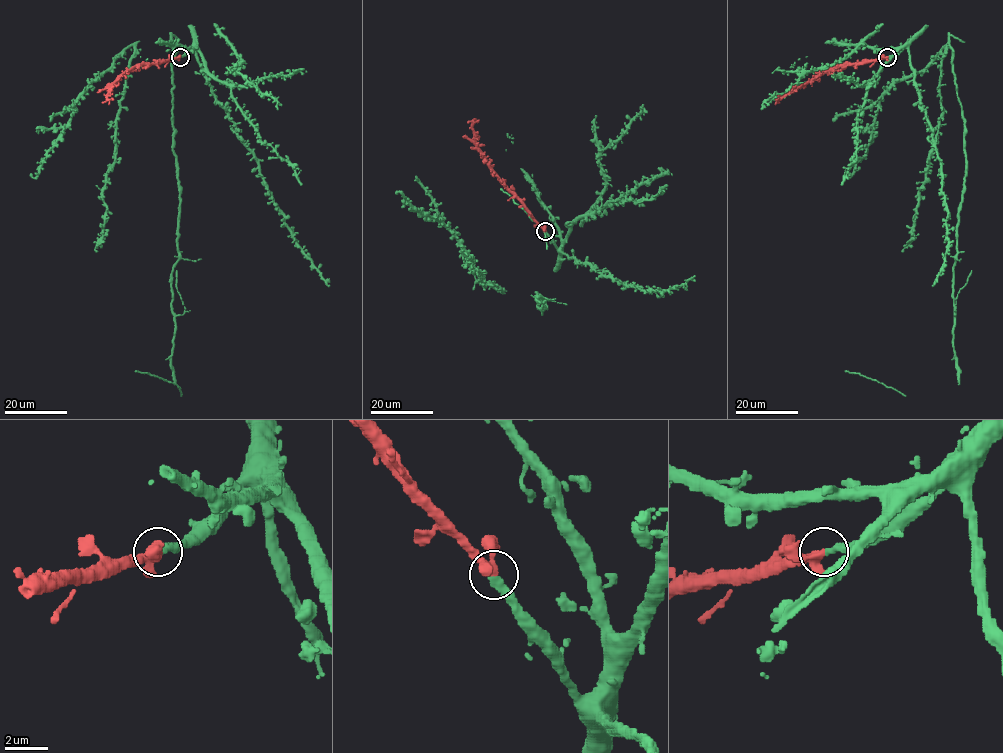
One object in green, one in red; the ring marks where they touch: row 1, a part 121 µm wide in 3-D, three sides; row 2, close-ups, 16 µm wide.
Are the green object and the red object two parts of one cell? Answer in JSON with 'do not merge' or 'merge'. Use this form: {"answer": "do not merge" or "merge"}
{"answer": "merge"}

